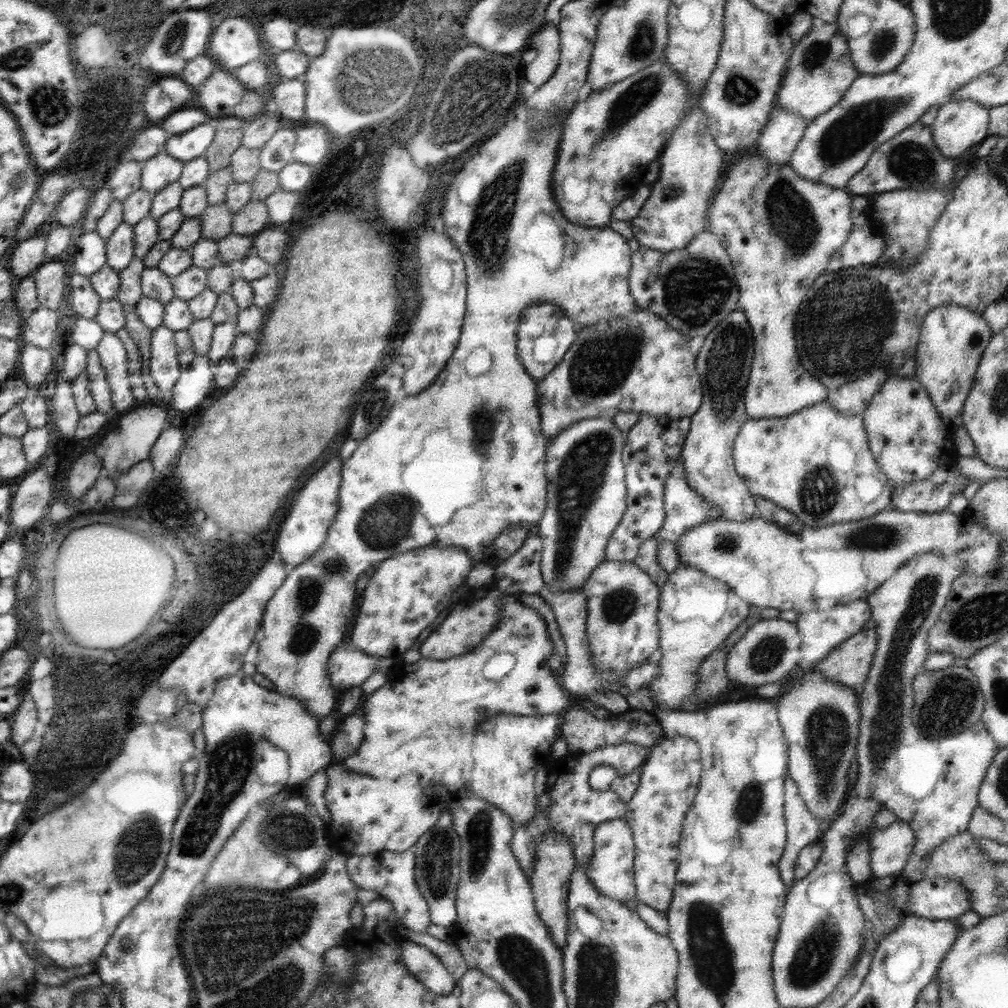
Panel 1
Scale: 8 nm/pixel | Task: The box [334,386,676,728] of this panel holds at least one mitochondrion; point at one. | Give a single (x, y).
(580, 476)

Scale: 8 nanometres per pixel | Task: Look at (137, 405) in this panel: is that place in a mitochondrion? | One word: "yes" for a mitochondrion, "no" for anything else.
no

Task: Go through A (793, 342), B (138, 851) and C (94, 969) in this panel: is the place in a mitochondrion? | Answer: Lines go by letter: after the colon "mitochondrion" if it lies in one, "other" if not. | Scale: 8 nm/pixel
A: other
B: mitochondrion
C: other

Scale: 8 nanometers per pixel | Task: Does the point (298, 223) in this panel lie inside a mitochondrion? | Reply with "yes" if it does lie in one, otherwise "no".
no

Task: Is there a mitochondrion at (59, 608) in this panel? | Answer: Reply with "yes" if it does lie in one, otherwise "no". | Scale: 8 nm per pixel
no

